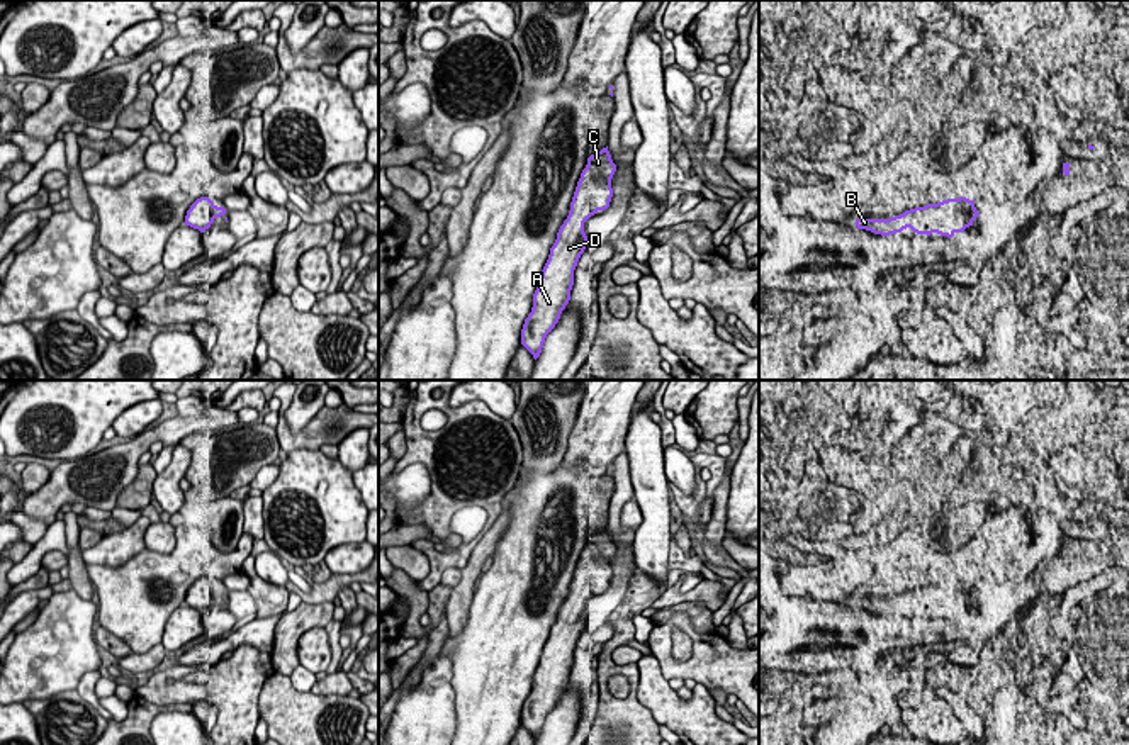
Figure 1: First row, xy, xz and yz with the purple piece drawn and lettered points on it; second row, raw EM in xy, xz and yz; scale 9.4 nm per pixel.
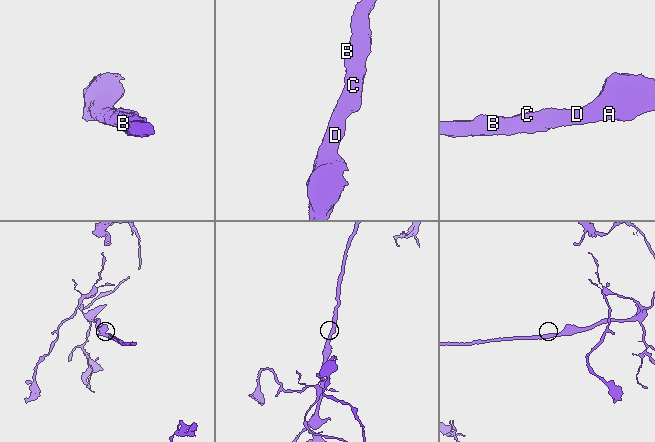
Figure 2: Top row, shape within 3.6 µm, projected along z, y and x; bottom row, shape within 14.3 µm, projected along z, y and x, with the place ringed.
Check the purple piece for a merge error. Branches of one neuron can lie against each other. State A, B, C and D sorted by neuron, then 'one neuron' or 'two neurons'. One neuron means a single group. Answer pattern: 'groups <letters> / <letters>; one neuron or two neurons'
groups A B C D; one neuron

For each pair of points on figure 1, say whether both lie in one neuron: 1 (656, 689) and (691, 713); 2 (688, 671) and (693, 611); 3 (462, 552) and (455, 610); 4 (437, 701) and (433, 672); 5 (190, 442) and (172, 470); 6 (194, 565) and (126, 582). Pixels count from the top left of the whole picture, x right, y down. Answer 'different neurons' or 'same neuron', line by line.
1: same neuron
2: different neurons
3: different neurons
4: same neuron
5: different neurons
6: same neuron

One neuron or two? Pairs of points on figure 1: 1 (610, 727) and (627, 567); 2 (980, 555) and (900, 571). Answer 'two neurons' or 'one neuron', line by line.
1: two neurons
2: one neuron

